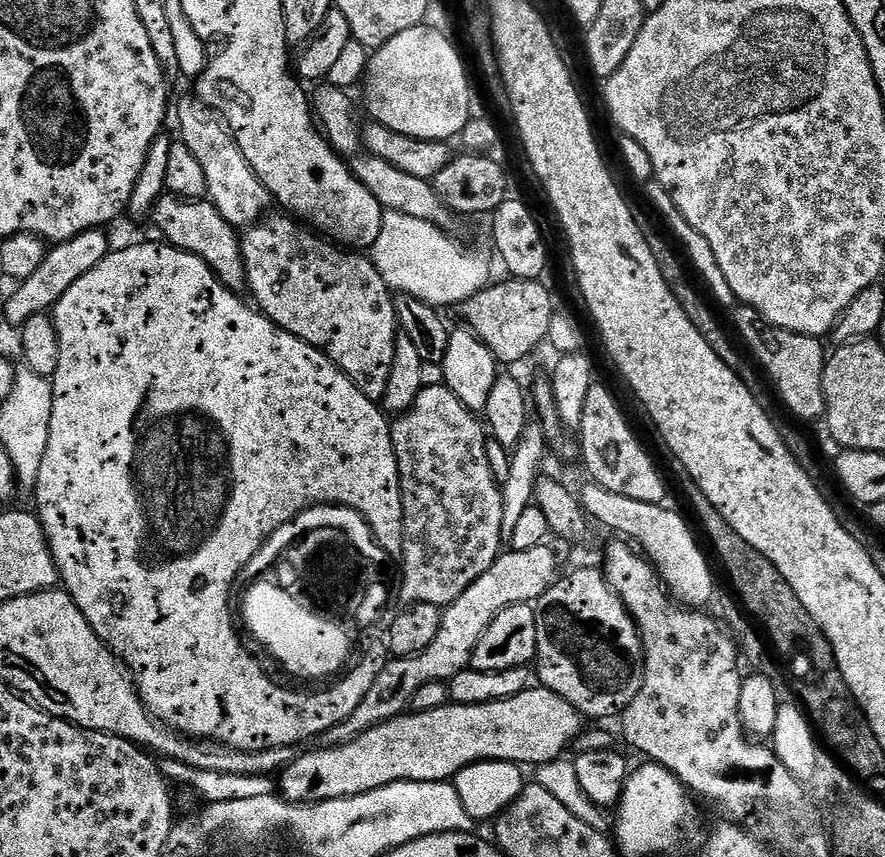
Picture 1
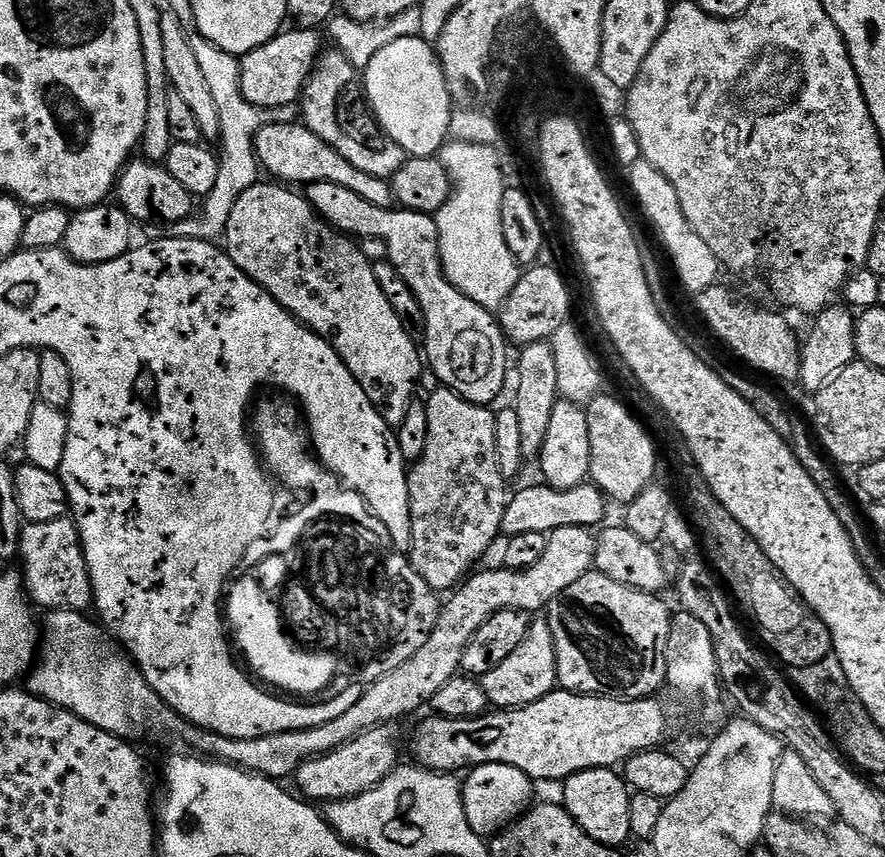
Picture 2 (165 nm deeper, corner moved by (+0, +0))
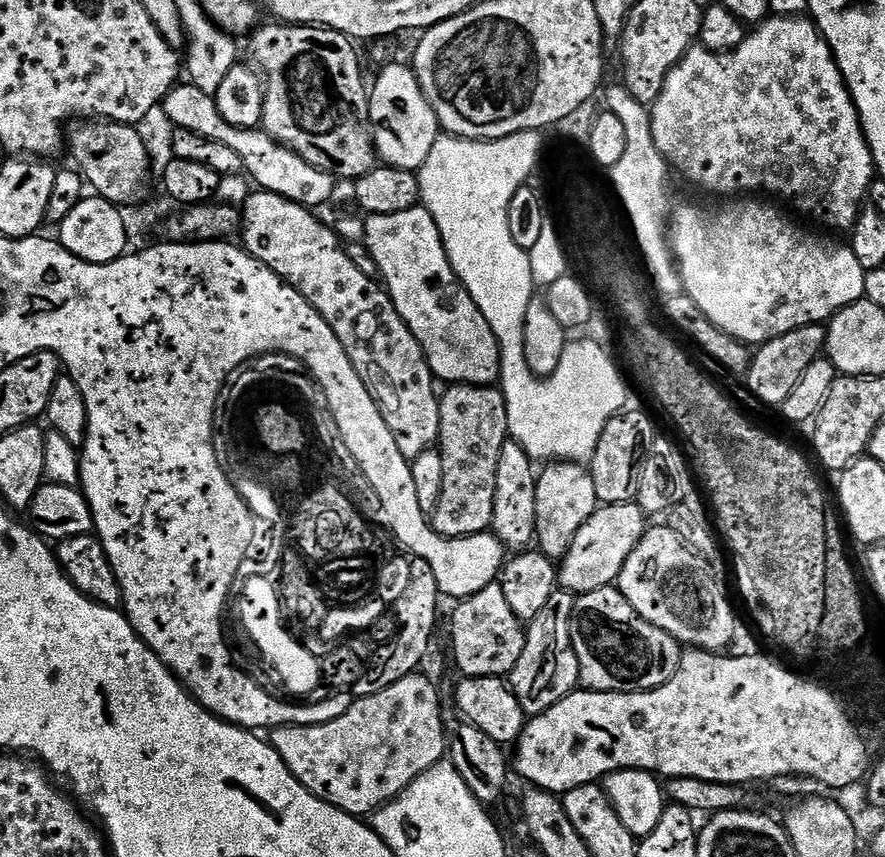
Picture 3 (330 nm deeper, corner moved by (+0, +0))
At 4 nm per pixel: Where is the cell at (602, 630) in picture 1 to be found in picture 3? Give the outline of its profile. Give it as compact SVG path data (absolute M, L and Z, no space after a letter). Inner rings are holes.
M609 586L602 590L590 590L589 592L579 593L575 597L570 613L572 617L572 625L570 626L570 634L572 635L572 645L574 646L574 654L578 658L578 666L580 667L580 684L590 692L649 692L655 688L661 688L667 684L671 676L675 674L680 665L680 657L682 655L682 646L674 638L670 638L670 634L666 634L664 630L658 630L658 626L650 626L650 622L646 622L646 618L642 618L638 614L638 610L634 610L634 606L630 606L630 602L626 602L626 598L615 586Z

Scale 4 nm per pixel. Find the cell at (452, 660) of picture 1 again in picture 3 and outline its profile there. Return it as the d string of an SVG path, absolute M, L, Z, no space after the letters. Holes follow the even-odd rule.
M636 502L606 504L596 510L584 520L582 530L578 530L574 542L570 542L570 550L559 561L558 584L565 592L579 594L615 585L626 558L630 558L630 550L638 546L646 531L645 512Z

